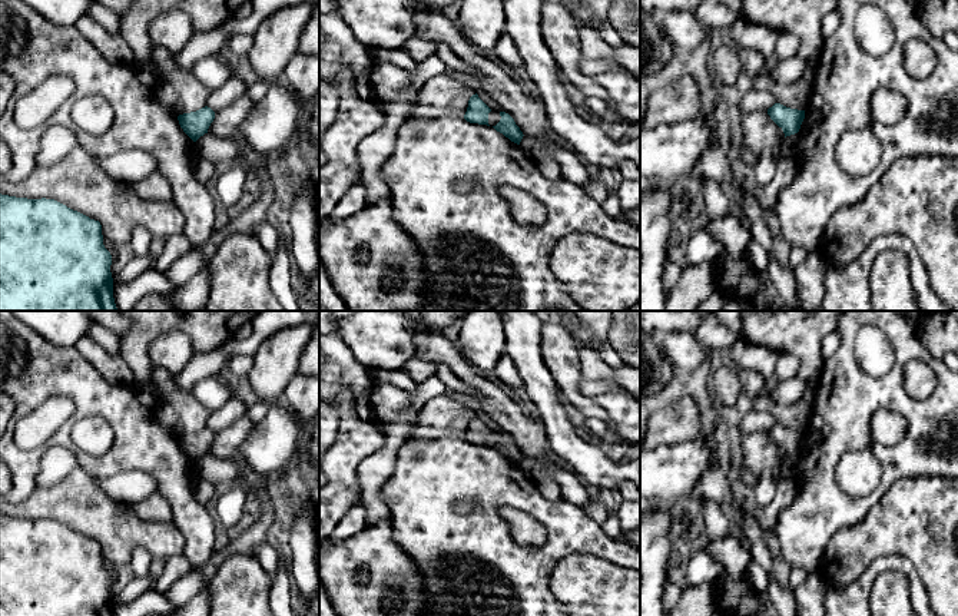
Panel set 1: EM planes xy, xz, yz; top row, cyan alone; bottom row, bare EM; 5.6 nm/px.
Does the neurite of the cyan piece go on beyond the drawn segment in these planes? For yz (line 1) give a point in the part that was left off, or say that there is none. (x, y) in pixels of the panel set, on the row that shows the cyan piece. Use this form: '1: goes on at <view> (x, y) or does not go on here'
1: does not go on here

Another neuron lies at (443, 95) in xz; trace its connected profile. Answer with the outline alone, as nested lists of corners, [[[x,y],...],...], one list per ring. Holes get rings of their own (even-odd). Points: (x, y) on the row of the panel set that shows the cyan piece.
[[[445,73],[431,77],[420,92],[418,102],[412,106],[411,117],[441,117],[455,115],[464,117],[473,89]]]

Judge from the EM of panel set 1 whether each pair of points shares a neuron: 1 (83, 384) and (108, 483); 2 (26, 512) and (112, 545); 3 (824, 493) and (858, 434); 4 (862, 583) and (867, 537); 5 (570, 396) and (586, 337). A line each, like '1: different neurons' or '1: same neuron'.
1: different neurons
2: same neuron
3: same neuron
4: different neurons
5: different neurons

